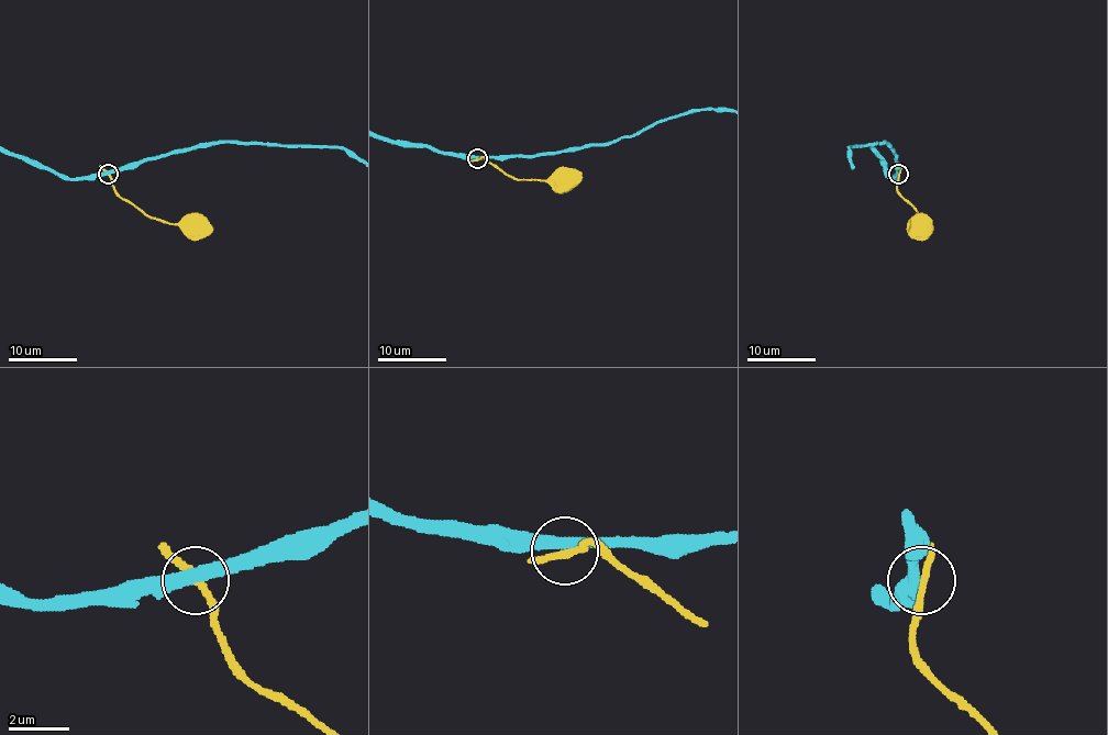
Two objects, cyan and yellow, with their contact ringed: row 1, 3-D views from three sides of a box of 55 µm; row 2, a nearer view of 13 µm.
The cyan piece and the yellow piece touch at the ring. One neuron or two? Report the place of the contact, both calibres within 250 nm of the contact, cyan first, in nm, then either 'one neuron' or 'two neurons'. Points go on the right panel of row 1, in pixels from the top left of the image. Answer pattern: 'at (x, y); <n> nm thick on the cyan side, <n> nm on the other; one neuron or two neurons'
at (898, 174); 400 nm thick on the cyan side, 240 nm on the other; two neurons

